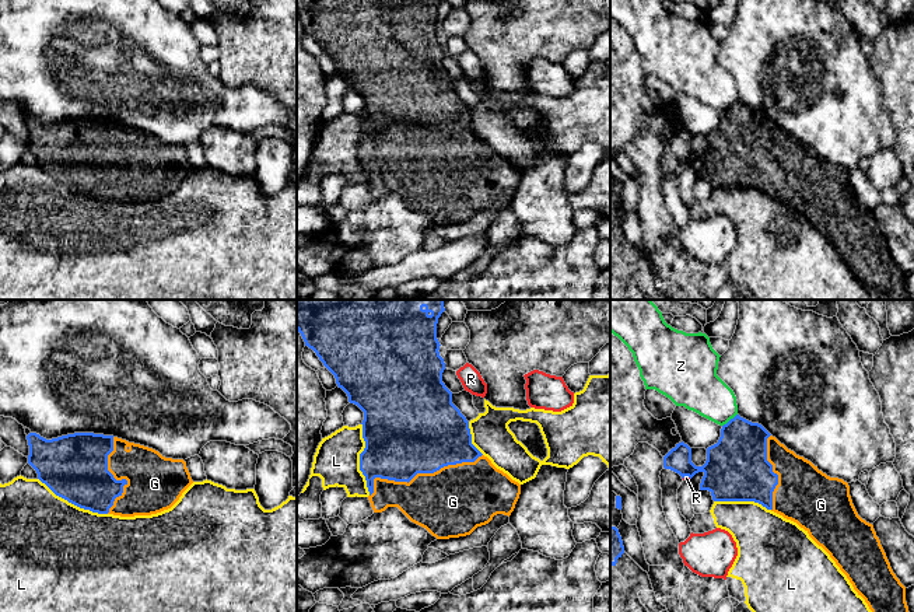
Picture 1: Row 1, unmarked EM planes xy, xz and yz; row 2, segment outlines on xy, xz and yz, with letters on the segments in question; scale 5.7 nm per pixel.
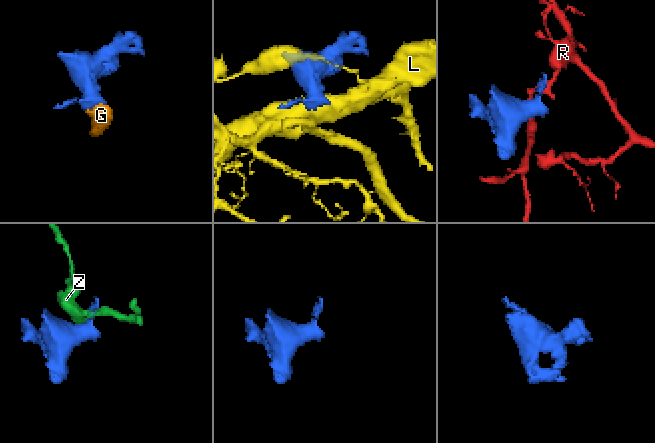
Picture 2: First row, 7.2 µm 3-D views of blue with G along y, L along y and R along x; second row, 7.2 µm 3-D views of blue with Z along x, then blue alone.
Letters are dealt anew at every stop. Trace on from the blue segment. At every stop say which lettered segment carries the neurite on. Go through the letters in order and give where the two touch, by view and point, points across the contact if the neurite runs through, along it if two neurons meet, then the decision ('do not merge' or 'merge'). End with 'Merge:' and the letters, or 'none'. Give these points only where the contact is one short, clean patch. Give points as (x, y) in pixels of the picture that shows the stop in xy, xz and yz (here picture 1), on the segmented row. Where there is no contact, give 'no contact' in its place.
G: meets blue in xz at (419, 472); merge
L: meets blue in xz at (360, 460); do not merge
R: meets blue in yz at (686, 475); border along yz (682, 478), (690, 478); do not merge
Z: meets blue in yz at (731, 419); do not merge
Merge: G

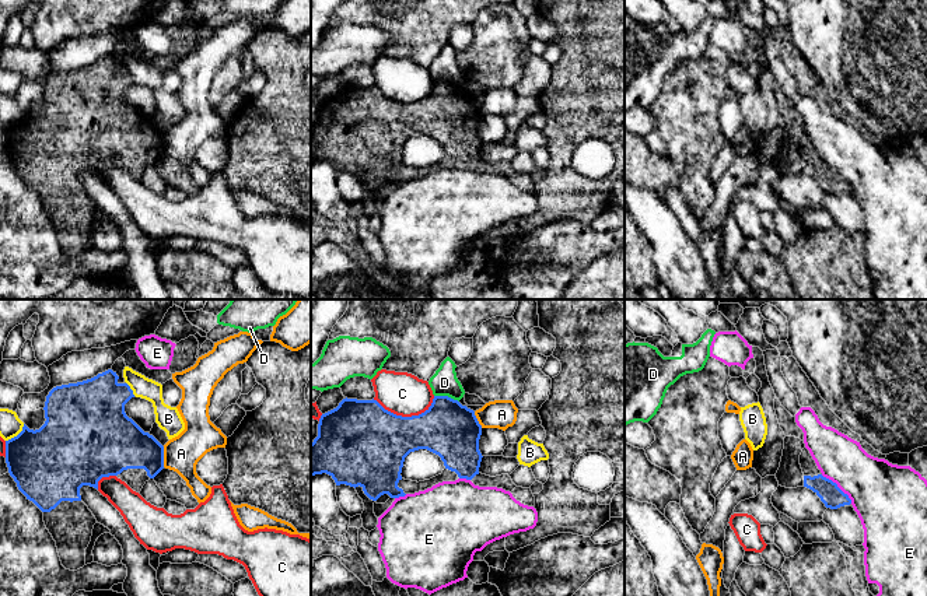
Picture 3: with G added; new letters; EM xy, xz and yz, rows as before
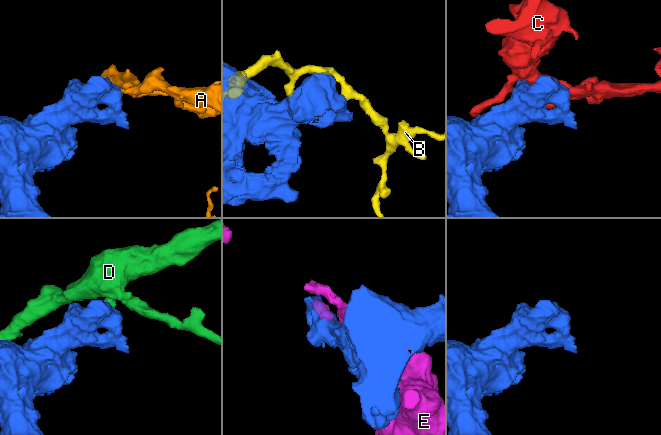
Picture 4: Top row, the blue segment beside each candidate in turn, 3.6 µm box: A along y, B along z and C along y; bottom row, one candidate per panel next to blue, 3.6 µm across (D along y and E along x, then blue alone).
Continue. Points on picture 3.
A: meets blue in xy at (163, 456); border along xy (163, 446), (164, 466); do not merge
B: meets blue in xy at (130, 389); do not merge
C: meets blue in xz at (405, 417); do not merge
D: meets blue in xz at (447, 396); border along xz (434, 395), (447, 395), (458, 402); do not merge
E: meets blue in yz at (836, 486); do not merge
Merge: none

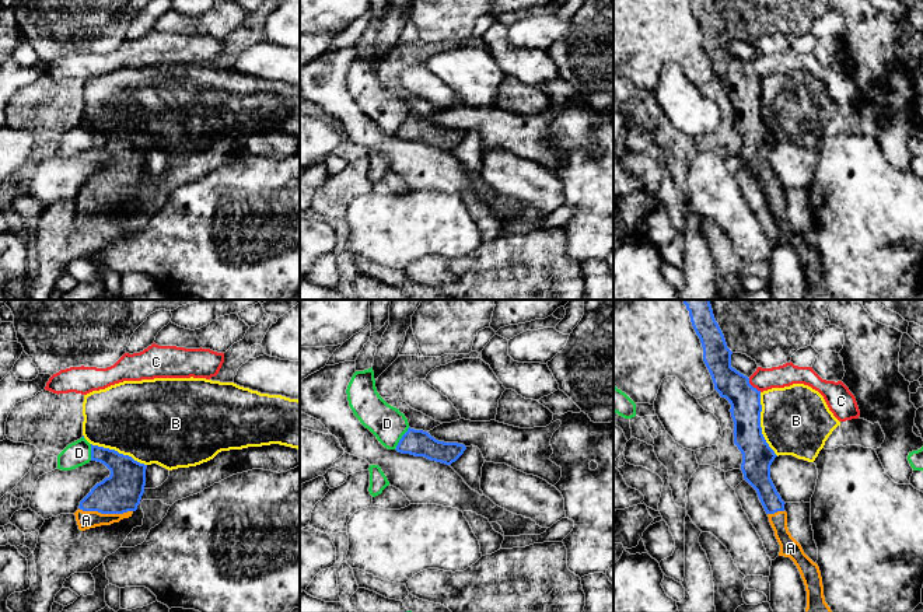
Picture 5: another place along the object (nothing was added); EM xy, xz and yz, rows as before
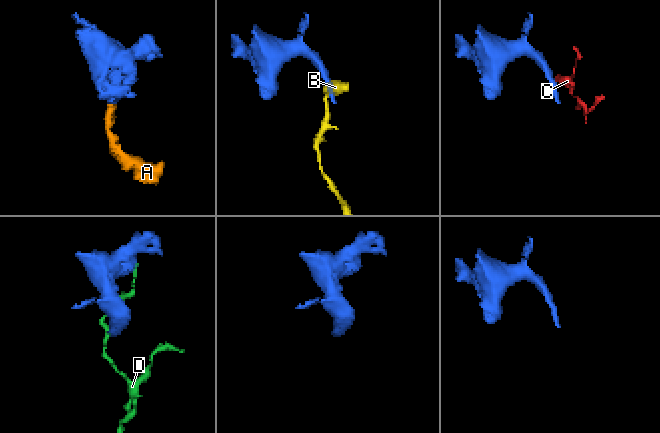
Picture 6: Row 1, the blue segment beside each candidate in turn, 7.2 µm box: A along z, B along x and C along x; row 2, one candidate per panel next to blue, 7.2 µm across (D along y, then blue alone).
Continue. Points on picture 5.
A: meets blue in xy at (105, 513); runs through xy (122, 492), (105, 513), (93, 513), (86, 520); merge
B: meets blue in yz at (759, 425); do not merge
C: meets blue in yz at (752, 387); border along yz (748, 378), (761, 391); do not merge
D: meets blue in xz at (401, 439); border along xz (409, 427), (394, 448); do not merge
Merge: A

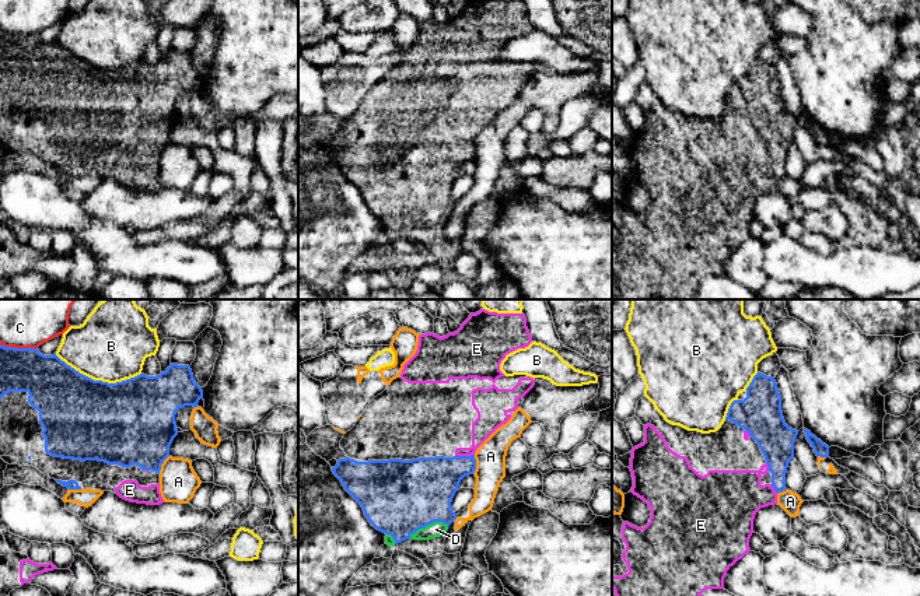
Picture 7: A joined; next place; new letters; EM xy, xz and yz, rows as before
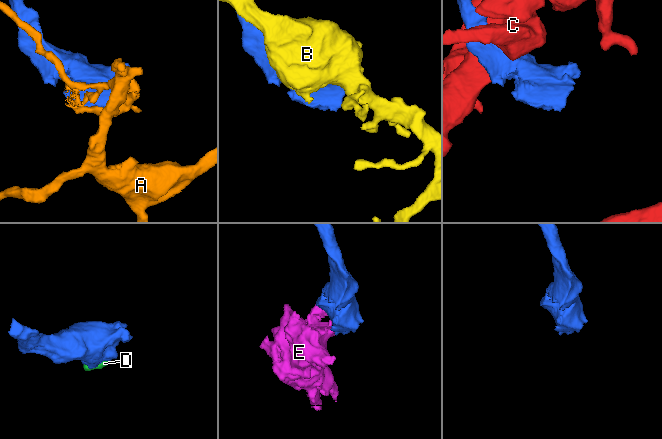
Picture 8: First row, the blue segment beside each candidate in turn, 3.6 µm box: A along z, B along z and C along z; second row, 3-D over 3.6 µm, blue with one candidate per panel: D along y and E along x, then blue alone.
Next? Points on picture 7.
A: meets blue in xz at (475, 465); do not merge
B: meets blue in xy at (98, 381); do not merge
C: meets blue in xy at (18, 349); do not merge
D: meets blue in xz at (429, 523); runs through xz (398, 497), (429, 523), (436, 529); merge
E: meets blue in xz at (464, 456); merge
Merge: D, E

